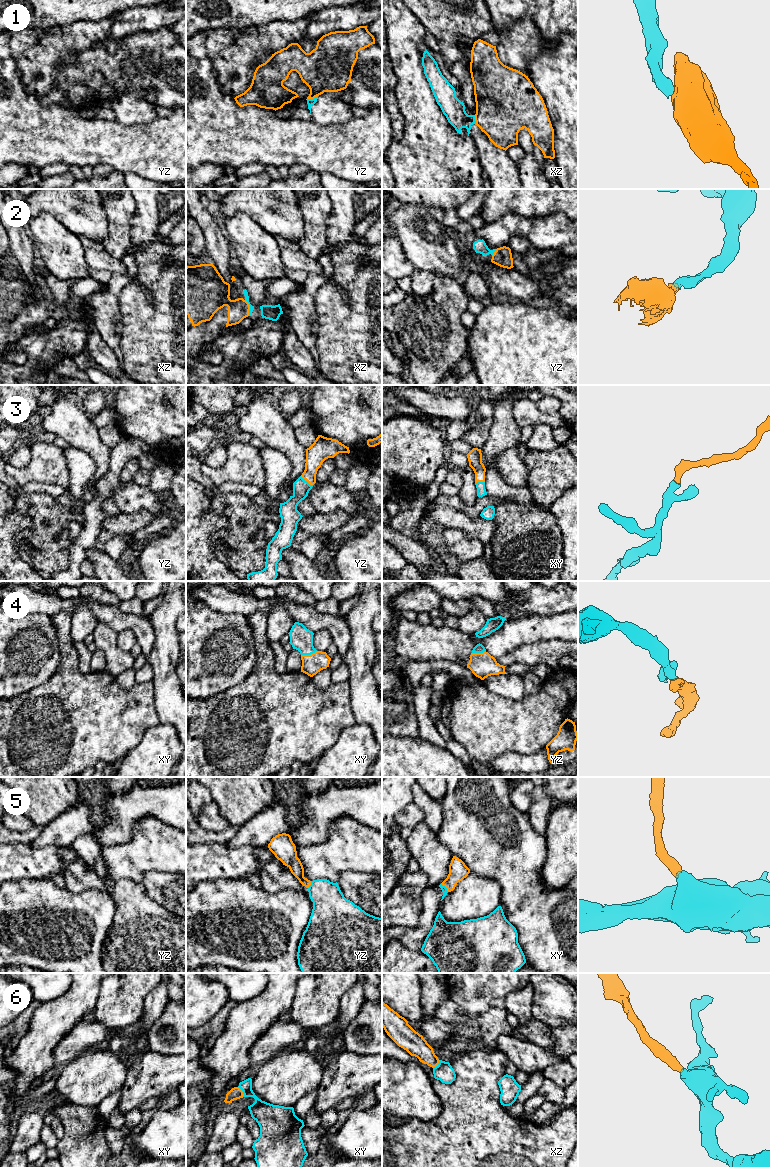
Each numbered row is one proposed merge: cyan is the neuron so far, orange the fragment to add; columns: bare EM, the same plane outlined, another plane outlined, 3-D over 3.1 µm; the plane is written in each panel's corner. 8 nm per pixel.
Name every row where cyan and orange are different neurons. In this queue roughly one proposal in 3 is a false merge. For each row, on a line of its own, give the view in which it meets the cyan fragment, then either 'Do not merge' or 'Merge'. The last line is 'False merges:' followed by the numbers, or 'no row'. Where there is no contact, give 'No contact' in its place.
1: Touches cyan in yz. Do not merge
2: Touches cyan in xz. Merge
3: Touches cyan in yz. Merge
4: Touches cyan in xy. Merge
5: Touches cyan in xy. Merge
6: Touches cyan in xy. Merge
False merges: 1

